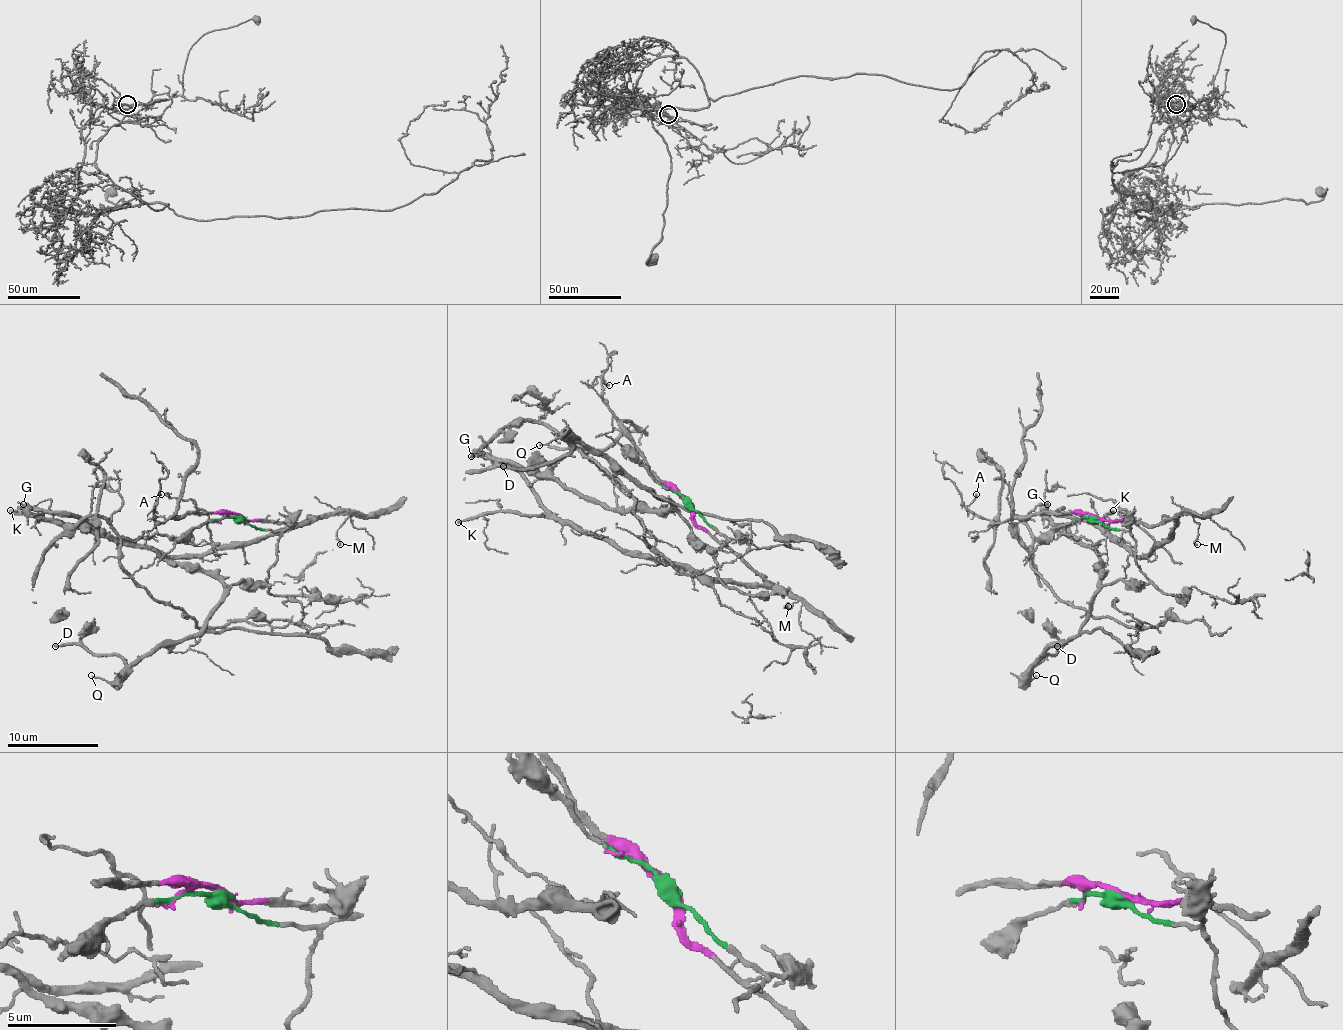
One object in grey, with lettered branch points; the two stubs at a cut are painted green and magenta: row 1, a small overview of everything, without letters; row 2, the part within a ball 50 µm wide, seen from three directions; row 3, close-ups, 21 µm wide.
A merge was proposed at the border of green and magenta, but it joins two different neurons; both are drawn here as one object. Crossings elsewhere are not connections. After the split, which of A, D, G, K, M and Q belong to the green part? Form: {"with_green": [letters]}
{"with_green": ["D", "G", "Q"]}

